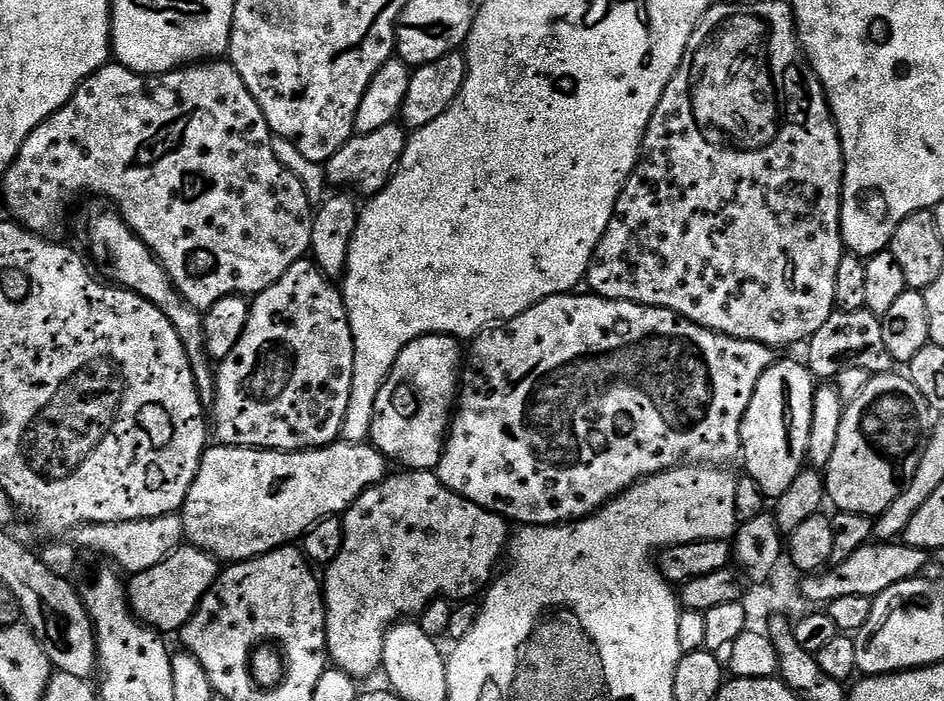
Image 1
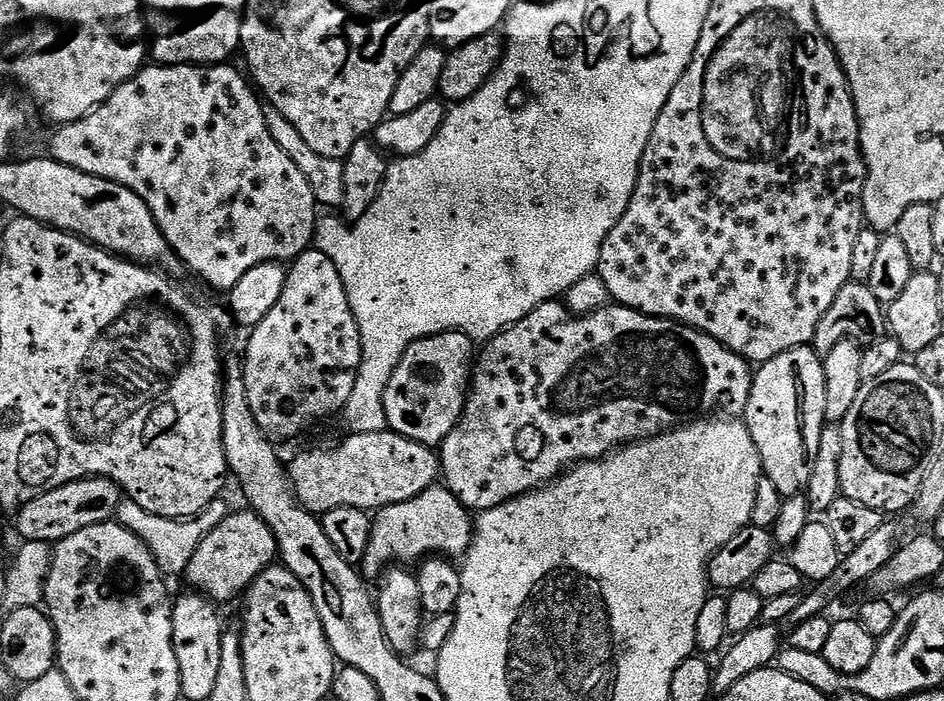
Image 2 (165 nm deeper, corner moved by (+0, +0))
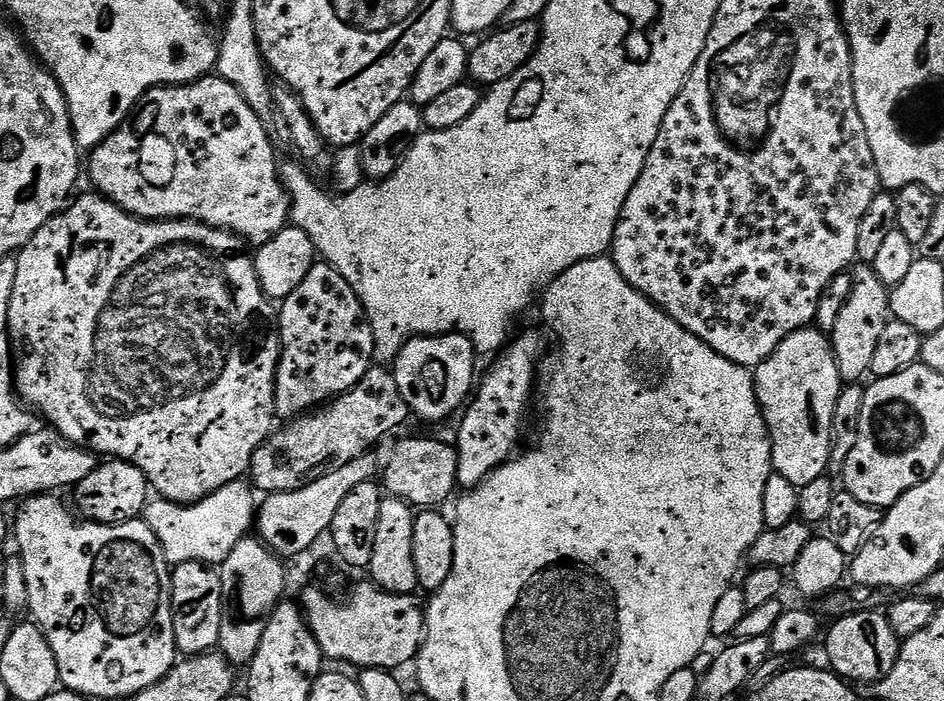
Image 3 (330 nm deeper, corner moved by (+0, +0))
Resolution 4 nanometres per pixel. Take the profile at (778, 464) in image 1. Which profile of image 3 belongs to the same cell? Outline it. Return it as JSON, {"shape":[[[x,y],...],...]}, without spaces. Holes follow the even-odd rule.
{"shape":[[[815,326],[798,330],[790,334],[790,338],[786,338],[782,346],[778,346],[778,350],[766,358],[766,362],[754,369],[754,375],[756,397],[766,418],[768,441],[772,443],[772,471],[794,482],[796,488],[804,488],[806,482],[814,482],[814,478],[828,472],[828,459],[832,456],[832,423],[842,381],[831,339]]]}

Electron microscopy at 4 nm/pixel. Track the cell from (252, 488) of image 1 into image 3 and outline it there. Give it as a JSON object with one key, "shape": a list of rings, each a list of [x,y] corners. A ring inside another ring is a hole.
{"shape":[[[416,436],[413,440],[397,442],[388,461],[385,464],[383,461],[382,476],[383,472],[382,484],[387,495],[405,500],[416,510],[436,510],[444,506],[440,504],[446,503],[448,499],[451,501],[452,491],[457,491],[458,454],[451,443],[443,444],[440,440],[423,440]]]}

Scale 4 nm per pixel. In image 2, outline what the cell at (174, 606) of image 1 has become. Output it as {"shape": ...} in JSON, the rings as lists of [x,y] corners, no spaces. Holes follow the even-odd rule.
{"shape":[[[233,511],[218,526],[214,526],[206,538],[202,538],[186,571],[191,587],[220,606],[230,603],[235,596],[236,599],[243,597],[258,574],[273,567],[278,556],[276,539],[270,526],[266,526],[266,522],[255,512],[243,511]]]}

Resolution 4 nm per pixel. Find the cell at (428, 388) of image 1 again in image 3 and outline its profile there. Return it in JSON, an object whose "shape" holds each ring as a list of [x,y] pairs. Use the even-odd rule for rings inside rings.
{"shape":[[[449,332],[446,336],[418,336],[409,340],[396,356],[394,375],[411,415],[416,418],[421,416],[424,420],[444,420],[451,412],[459,413],[477,379],[476,359],[476,347],[457,332]]]}

